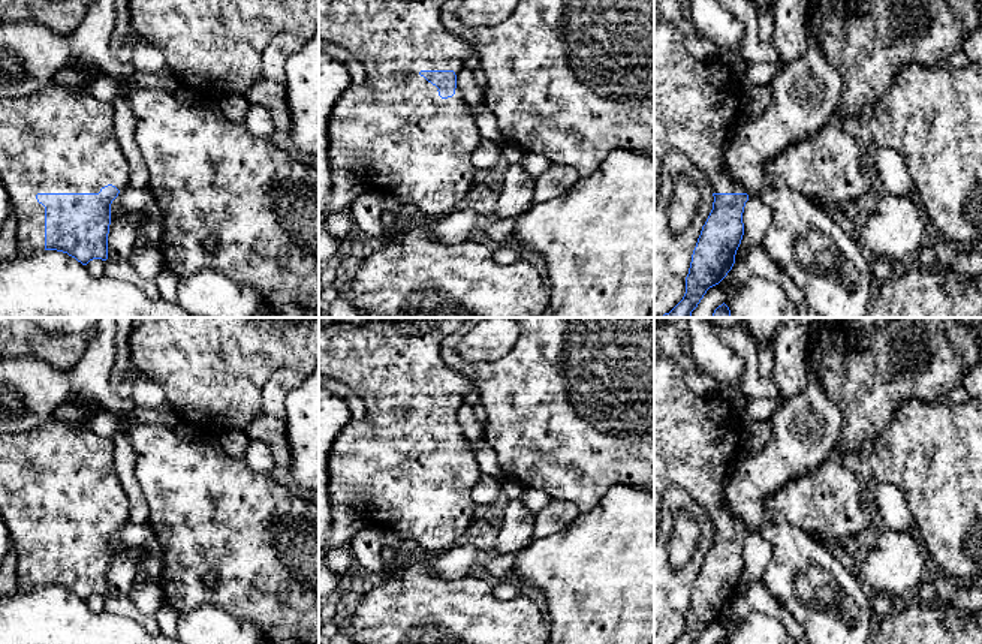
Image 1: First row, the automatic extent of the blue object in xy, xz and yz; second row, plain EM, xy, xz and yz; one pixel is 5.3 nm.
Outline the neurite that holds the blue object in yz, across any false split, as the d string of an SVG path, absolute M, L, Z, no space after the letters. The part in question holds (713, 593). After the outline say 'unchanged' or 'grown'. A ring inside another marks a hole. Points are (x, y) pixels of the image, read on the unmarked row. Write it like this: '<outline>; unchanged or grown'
M654 358L654 535L663 493L678 487L708 514L714 538L692 590L686 629L674 644L696 644L707 626L732 605L744 571L742 548L748 536L747 524L725 497L728 473L744 455L744 424L738 410L719 394L708 398L696 395L686 383L686 373L678 361Z; grown

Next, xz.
M371 318L364 325L335 322L319 331L319 374L329 377L332 382L343 382L362 398L367 406L365 416L362 419L350 419L332 443L328 458L328 491L331 503L350 506L362 515L368 526L392 529L398 532L404 541L416 541L428 554L452 548L455 541L466 532L476 509L472 490L482 476L478 461L469 449L469 440L457 422L457 412L466 403L470 380L463 373L449 368L442 359L443 340L467 319L469 318Z; grown

